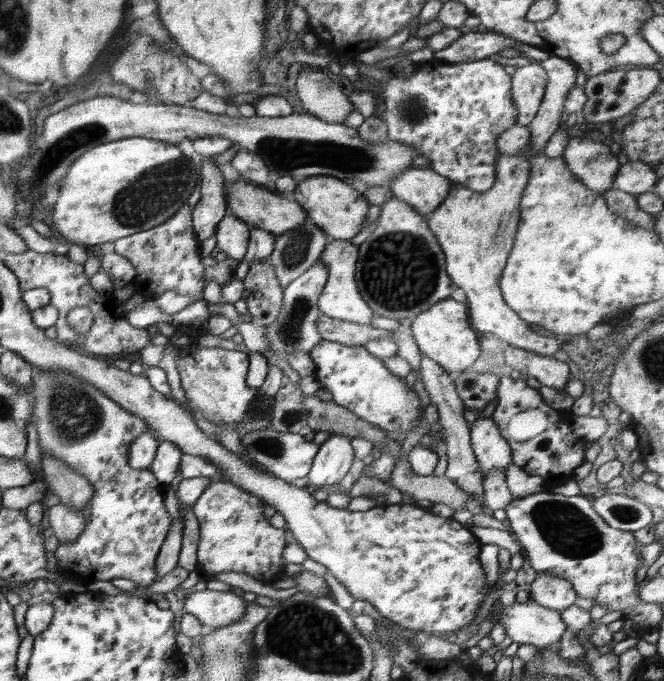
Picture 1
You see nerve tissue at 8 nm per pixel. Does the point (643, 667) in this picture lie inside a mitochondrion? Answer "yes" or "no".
no

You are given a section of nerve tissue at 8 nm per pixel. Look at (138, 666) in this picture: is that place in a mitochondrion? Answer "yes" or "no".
no

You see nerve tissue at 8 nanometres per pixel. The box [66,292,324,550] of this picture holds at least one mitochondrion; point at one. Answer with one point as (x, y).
(271, 447)

